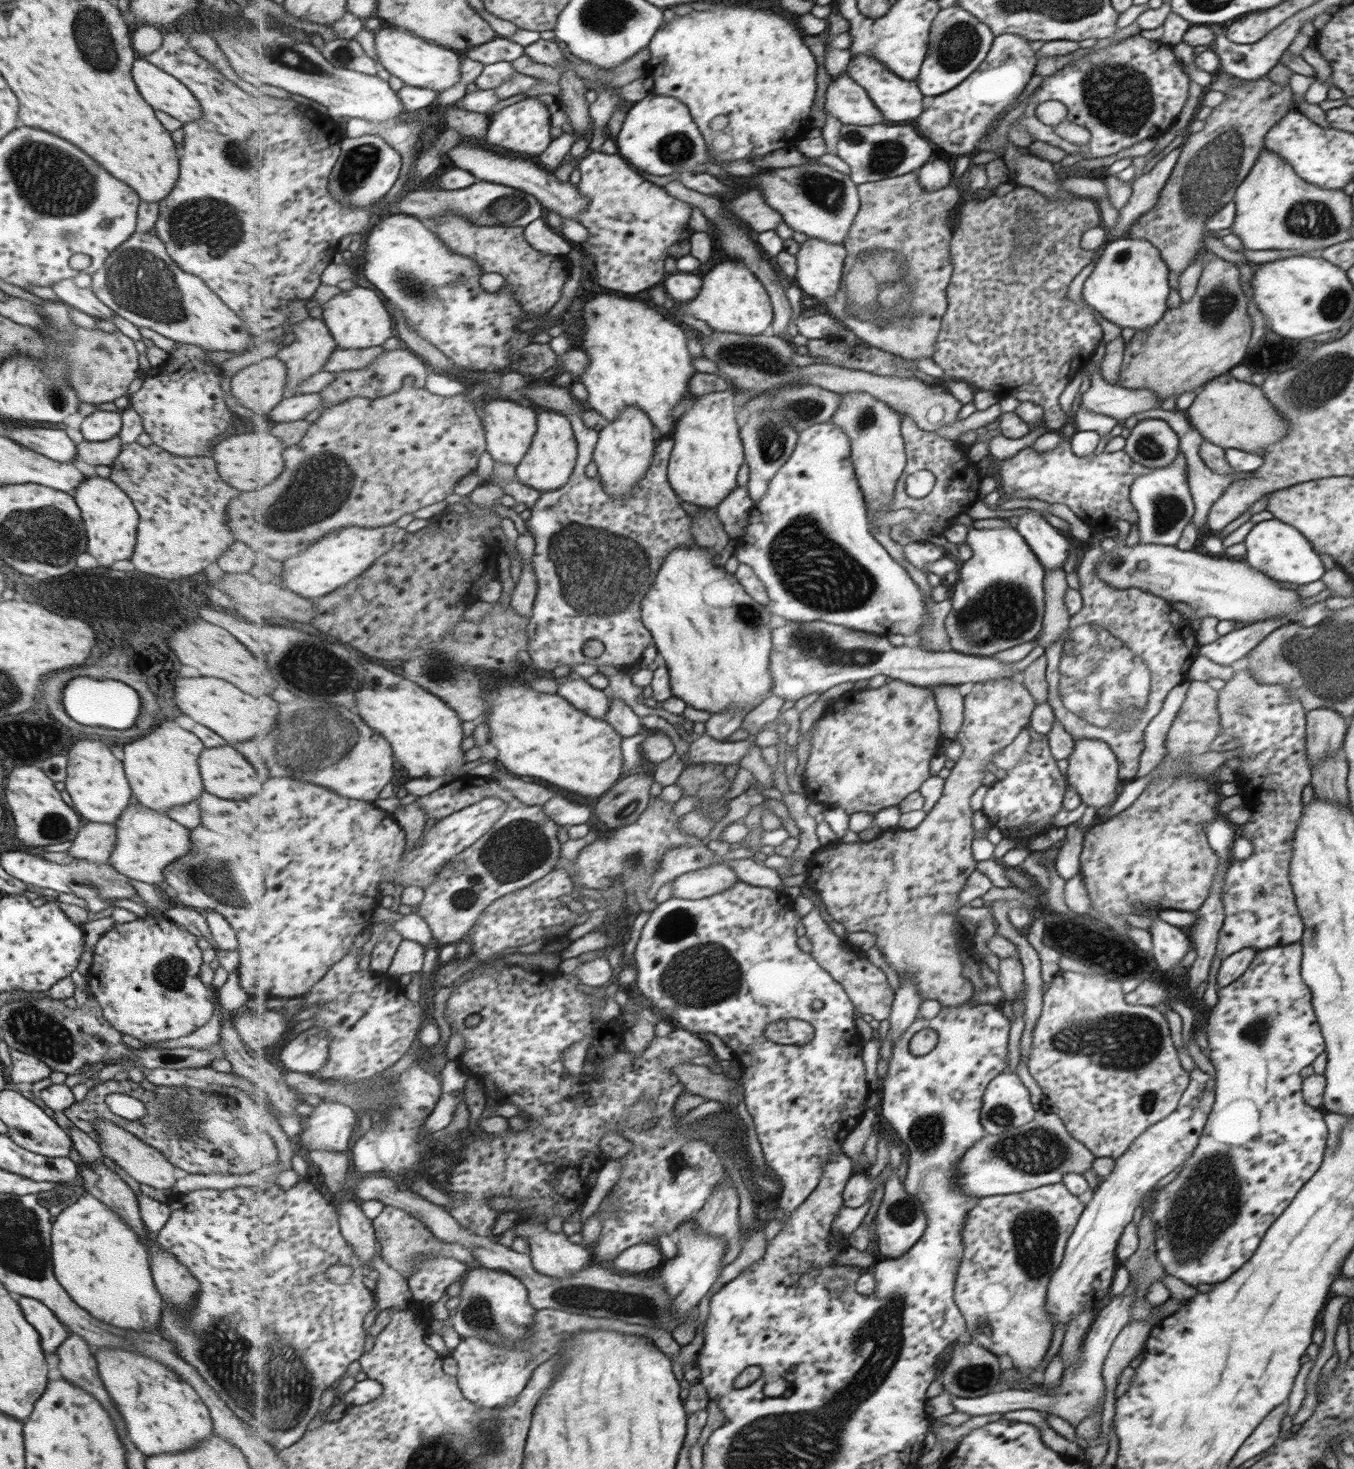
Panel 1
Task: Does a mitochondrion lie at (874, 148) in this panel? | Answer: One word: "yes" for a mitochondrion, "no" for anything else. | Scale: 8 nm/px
yes

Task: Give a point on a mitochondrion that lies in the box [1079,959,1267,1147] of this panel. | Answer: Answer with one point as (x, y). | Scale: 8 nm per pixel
(1149, 1098)

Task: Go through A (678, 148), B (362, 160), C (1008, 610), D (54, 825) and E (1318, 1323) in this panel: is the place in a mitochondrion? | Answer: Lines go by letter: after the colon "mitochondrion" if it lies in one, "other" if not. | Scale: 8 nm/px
A: mitochondrion
B: mitochondrion
C: mitochondrion
D: mitochondrion
E: other

